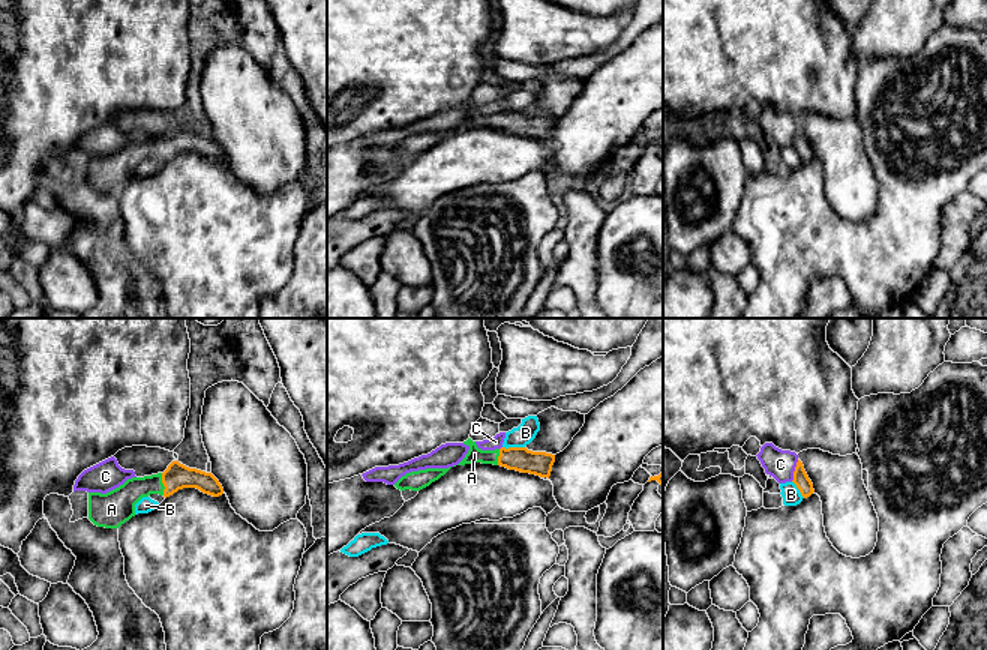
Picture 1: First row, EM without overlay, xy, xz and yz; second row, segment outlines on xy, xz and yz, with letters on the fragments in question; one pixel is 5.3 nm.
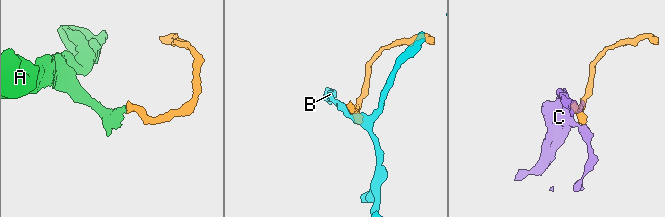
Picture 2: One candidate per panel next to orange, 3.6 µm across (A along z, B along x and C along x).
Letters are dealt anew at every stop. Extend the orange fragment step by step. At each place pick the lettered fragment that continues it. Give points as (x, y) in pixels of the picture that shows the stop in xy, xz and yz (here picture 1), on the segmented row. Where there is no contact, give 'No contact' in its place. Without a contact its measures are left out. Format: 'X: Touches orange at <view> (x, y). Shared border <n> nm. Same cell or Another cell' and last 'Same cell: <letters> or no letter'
A: Touches orange at xy (162, 482). Shared border 120 nm. Same cell
B: Touches orange at xz (513, 448). Shared border 120 nm. Another cell
C: Touches orange at yz (795, 470). Shared border 130 nm. Another cell
Same cell: A

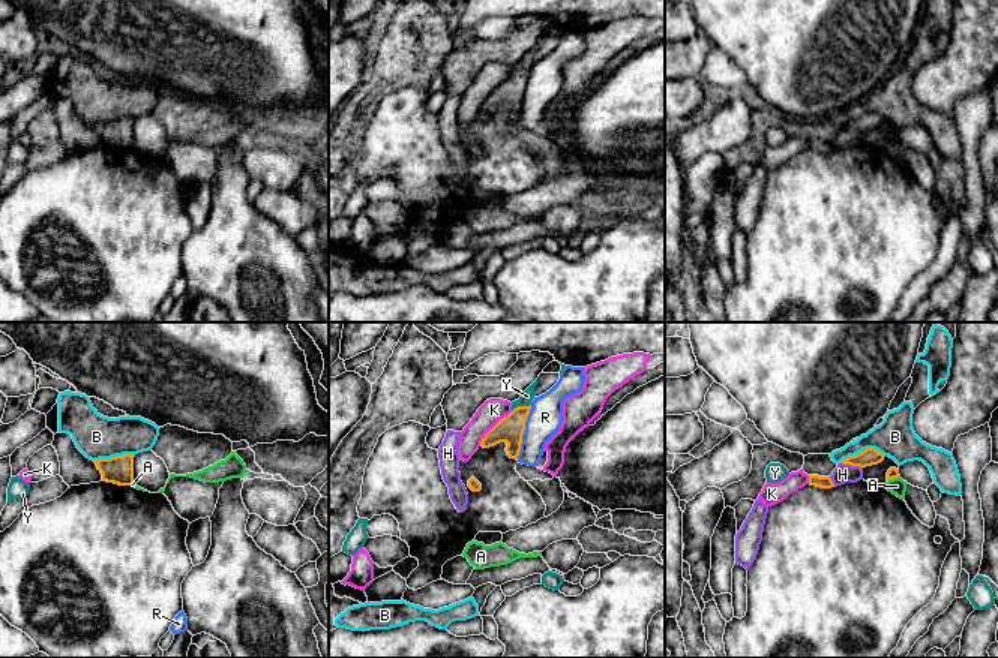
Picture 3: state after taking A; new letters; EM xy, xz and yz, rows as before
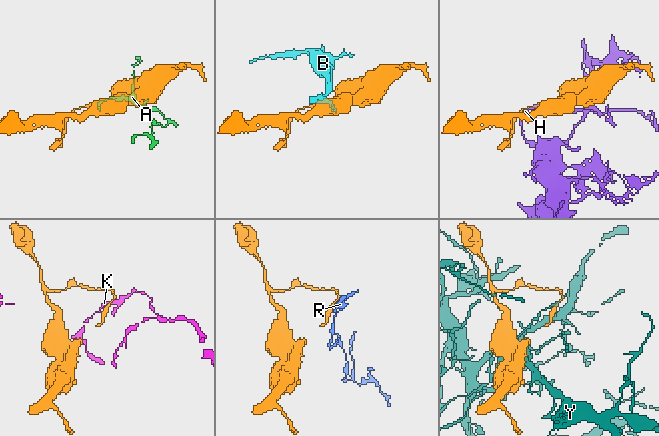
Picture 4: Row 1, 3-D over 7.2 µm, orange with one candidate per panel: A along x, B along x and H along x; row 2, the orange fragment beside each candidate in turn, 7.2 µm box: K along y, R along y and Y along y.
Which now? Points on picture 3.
A: Touches orange at yz (893, 477). Shared border 80 nm. Another cell
B: Touches orange at yz (863, 450). Shared border 260 nm. Another cell
H: Touches orange at yz (851, 465). Shared border 120 nm. Another cell
K: Touches orange at xz (494, 426). Shared border 260 nm. Another cell
R: Touches orange at xz (523, 432). Shared border 300 nm. Another cell
Y: Touches orange at xz (524, 406). Shared border 140 nm. Another cell
Same cell: no letter

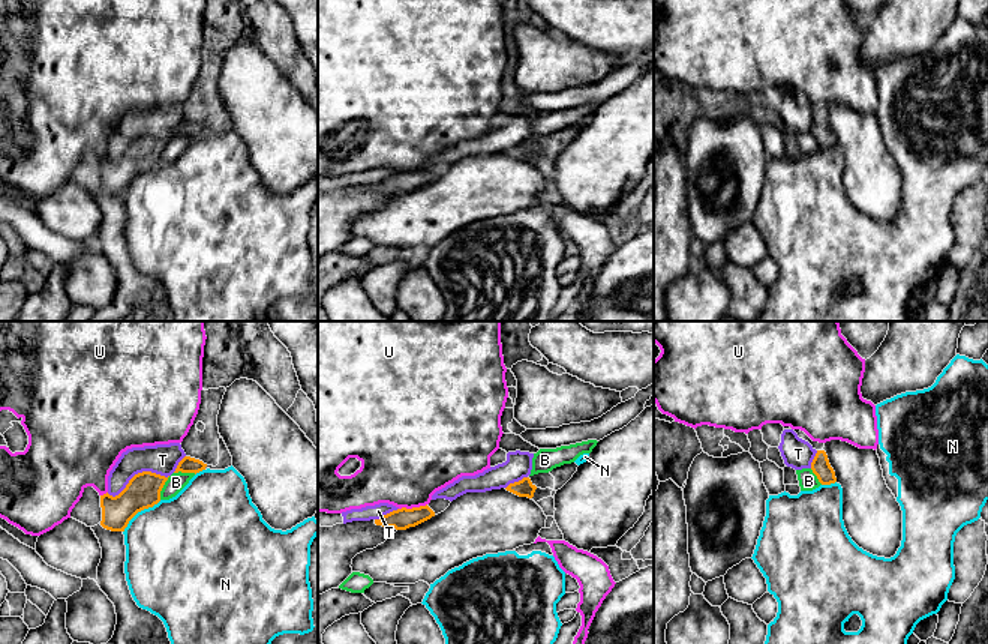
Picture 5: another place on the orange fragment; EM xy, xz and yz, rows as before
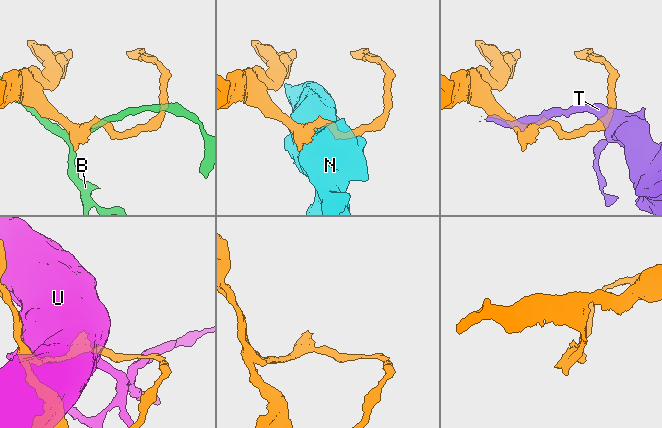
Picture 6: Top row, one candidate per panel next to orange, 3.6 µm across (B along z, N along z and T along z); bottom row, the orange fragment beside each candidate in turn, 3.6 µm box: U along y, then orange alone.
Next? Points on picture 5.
B: Touches orange at xy (162, 487). Shared border 140 nm. Another cell
N: Touches orange at xy (140, 511). Shared border 260 nm. Another cell
T: Touches orange at xy (138, 473). Shared border 340 nm. Another cell
U: Touches orange at xz (413, 508). Shared border 160 nm. Another cell
Same cell: no letter

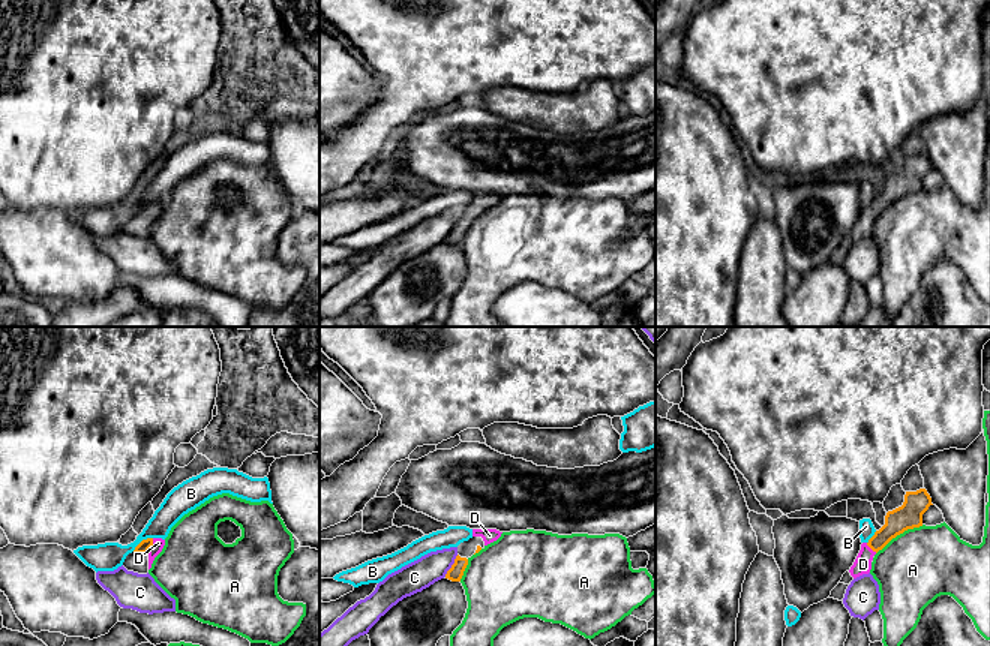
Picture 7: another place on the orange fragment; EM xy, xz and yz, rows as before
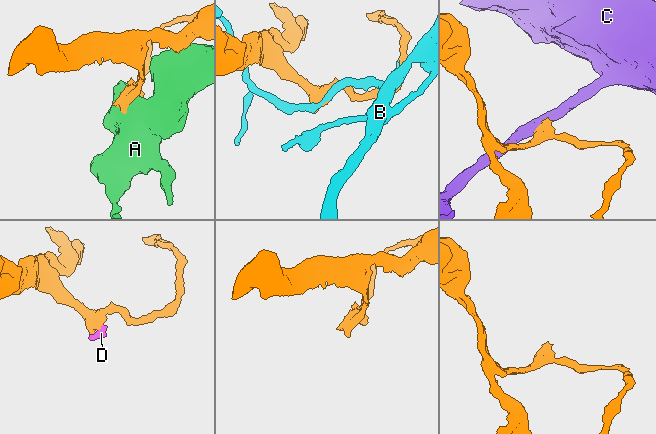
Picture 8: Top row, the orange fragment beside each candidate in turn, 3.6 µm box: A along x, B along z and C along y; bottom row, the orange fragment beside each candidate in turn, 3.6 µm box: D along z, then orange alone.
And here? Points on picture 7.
A: Touches orange at yz (899, 534). Shared border 300 nm. Another cell
B: Touches orange at xy (141, 541). Shared border 130 nm. Another cell
C: Touches orange at xz (452, 565). Shared border 140 nm. Another cell
D: Touches orange at xy (150, 546). Shared border 90 nm. Same cell
Same cell: D

